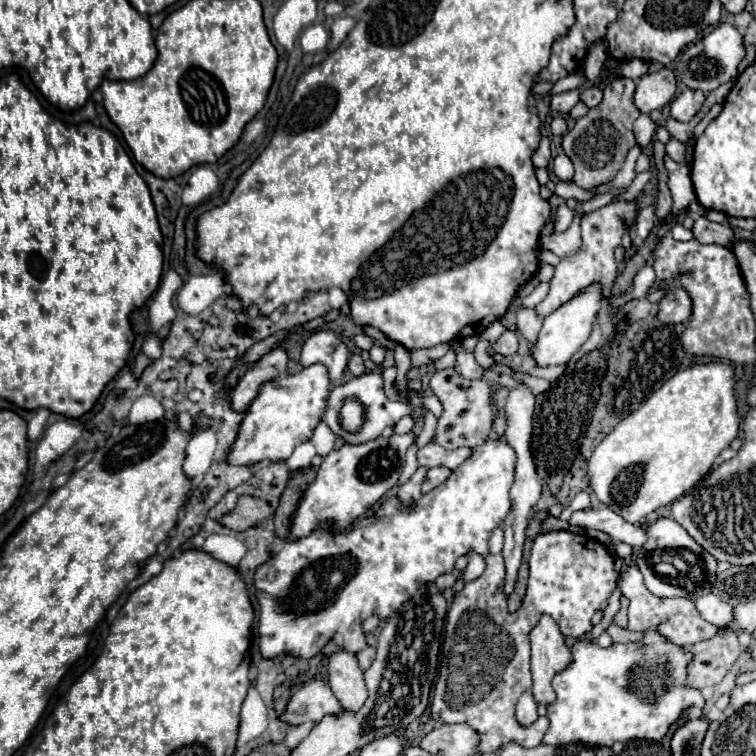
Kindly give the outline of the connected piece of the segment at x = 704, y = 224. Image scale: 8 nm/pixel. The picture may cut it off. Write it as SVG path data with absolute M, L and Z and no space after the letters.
M698 217L694 221L692 233L700 243L718 243L718 245L728 245L732 241L732 237L734 237L732 229L726 223L724 225L712 223L706 217Z

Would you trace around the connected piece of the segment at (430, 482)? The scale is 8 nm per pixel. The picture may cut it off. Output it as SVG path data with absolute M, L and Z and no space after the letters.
M446 467L428 469L426 479L424 479L424 483L422 483L422 493L428 493L428 491L432 491L434 487L438 487L440 483L444 483L444 481L448 479L448 475L450 475L450 469L446 469Z

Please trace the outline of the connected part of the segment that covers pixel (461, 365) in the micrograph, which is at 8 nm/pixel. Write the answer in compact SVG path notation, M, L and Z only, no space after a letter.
M469 336L464 338L463 345L465 349L457 354L456 365L454 369L467 379L481 379L484 370L476 362L474 352L478 342L477 336Z

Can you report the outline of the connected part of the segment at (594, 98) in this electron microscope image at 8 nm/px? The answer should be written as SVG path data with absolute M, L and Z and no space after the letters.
M592 87L592 89L586 89L580 99L588 105L588 107L598 107L600 105L600 99L602 99L602 89L598 87Z

